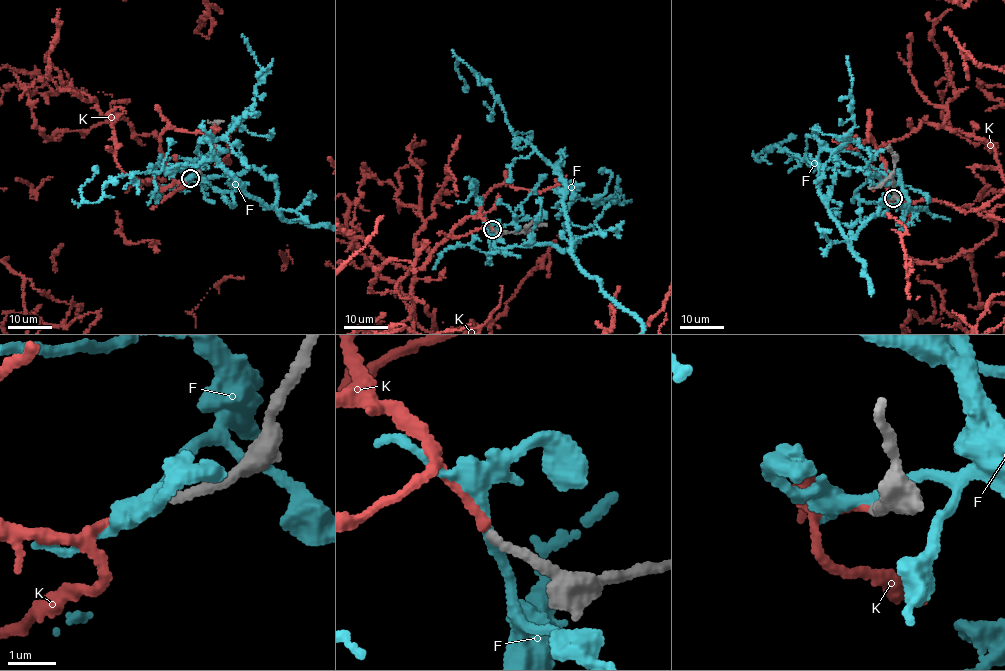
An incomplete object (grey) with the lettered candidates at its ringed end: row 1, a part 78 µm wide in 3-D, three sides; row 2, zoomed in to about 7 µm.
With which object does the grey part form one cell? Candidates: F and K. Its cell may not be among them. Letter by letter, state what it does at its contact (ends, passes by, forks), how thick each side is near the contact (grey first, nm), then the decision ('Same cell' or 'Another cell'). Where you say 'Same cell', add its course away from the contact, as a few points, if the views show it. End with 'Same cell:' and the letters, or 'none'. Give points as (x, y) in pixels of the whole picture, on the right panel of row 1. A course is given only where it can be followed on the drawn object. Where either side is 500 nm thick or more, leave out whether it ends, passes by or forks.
F: It passes by. Thickness 200 nm (grey) against 240 nm. Another cell
K: It ends there. Thickness 180 nm (grey) against 180 nm. Same cell
Same cell: K

